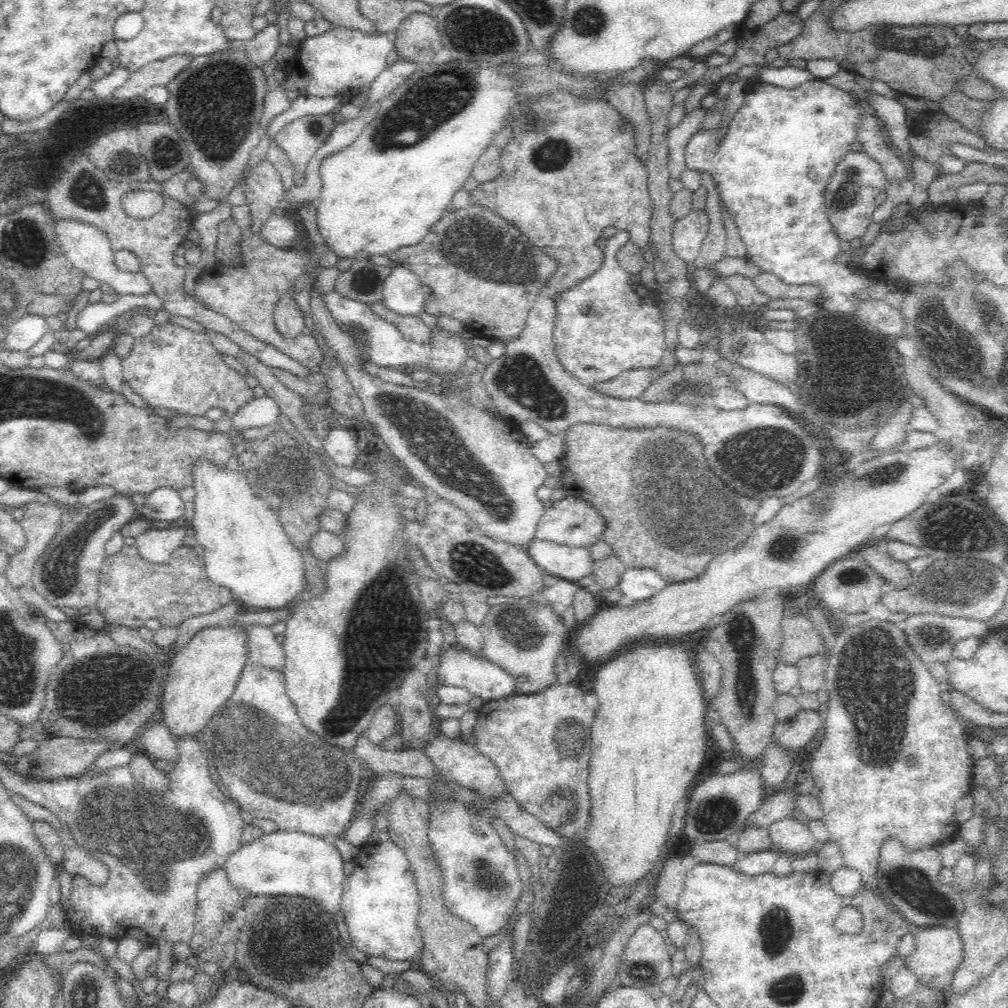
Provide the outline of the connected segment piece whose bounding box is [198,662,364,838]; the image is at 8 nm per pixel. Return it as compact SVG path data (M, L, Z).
M246 662L232 696L228 702L212 716L204 732L198 736L202 748L208 748L208 760L212 760L210 768L216 768L214 774L220 774L220 784L228 788L228 796L236 806L256 818L272 820L280 832L300 832L310 836L344 836L348 826L352 824L358 810L358 782L362 764L356 762L354 752L344 754L332 746L324 746L318 738L308 736L304 732L300 720L296 720L296 712L288 704L288 696L284 692L284 674L264 668L260 664Z

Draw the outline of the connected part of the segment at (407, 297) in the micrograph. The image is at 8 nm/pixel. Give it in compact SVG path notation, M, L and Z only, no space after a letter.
M400 264L392 268L392 274L384 282L384 306L398 316L412 316L420 320L420 314L426 312L426 300L422 292L422 282L404 270Z

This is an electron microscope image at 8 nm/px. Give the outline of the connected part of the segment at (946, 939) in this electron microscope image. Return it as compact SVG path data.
M918 928L914 932L916 938L916 950L912 956L906 958L906 968L910 968L918 980L930 988L946 990L950 988L962 960L964 960L964 940L958 930L950 928Z

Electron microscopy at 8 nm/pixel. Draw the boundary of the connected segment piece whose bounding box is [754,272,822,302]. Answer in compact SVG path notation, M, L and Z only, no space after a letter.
M762 272L754 280L754 286L758 288L758 292L768 296L770 300L784 300L784 298L800 298L802 300L804 298L804 300L820 302L820 298L822 298L820 288L816 288L816 286L788 286L770 272Z

